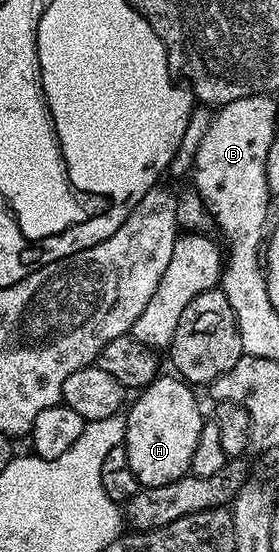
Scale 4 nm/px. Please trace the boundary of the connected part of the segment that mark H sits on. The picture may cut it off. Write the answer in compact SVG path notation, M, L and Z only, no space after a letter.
M157 376L153 382L143 387L132 407L126 410L124 424L124 441L122 443L126 456L130 460L130 468L134 476L139 480L141 487L161 486L177 482L191 471L194 460L194 448L198 448L198 440L202 436L202 428L206 421L206 415L200 411L200 402L196 399L197 391L189 383L179 376L164 378Z

